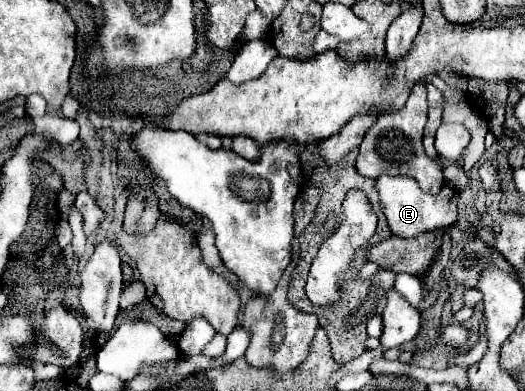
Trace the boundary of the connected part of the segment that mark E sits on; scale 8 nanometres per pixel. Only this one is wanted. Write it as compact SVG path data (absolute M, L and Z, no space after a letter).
M380 175L376 179L376 191L380 195L380 205L382 205L382 211L388 219L388 227L392 229L394 235L404 237L404 239L416 237L424 231L448 229L458 217L458 195L448 185L444 185L436 195L432 195L432 193L422 191L418 187L418 183L410 177Z

